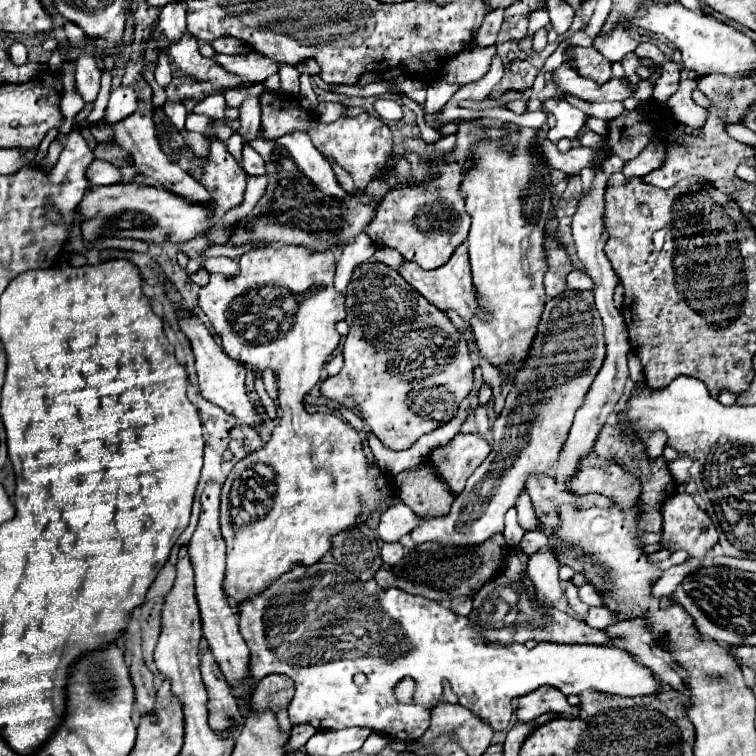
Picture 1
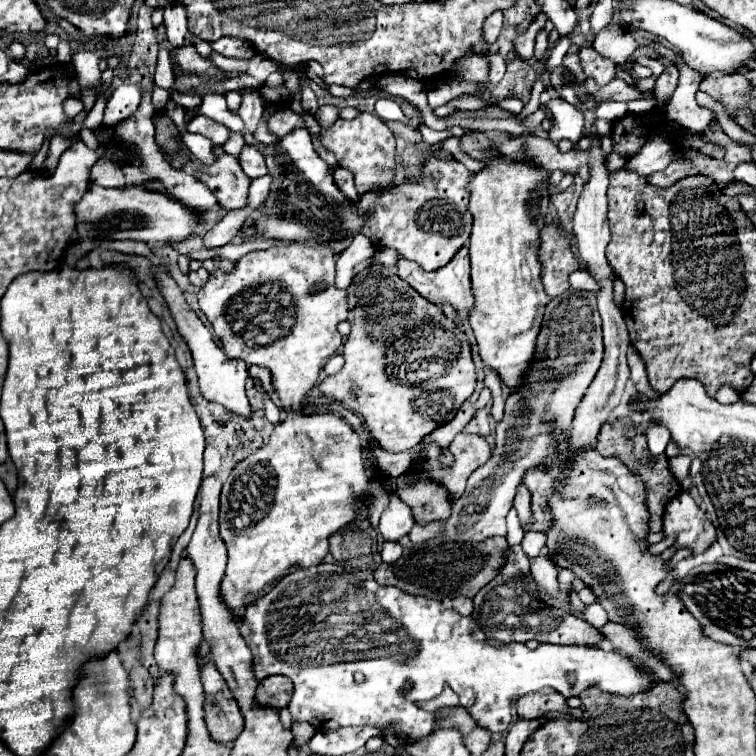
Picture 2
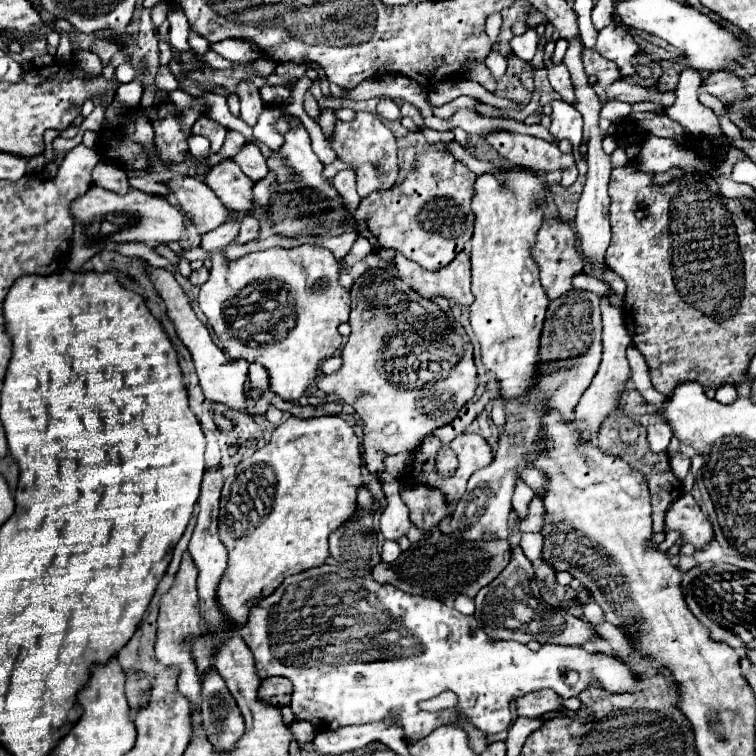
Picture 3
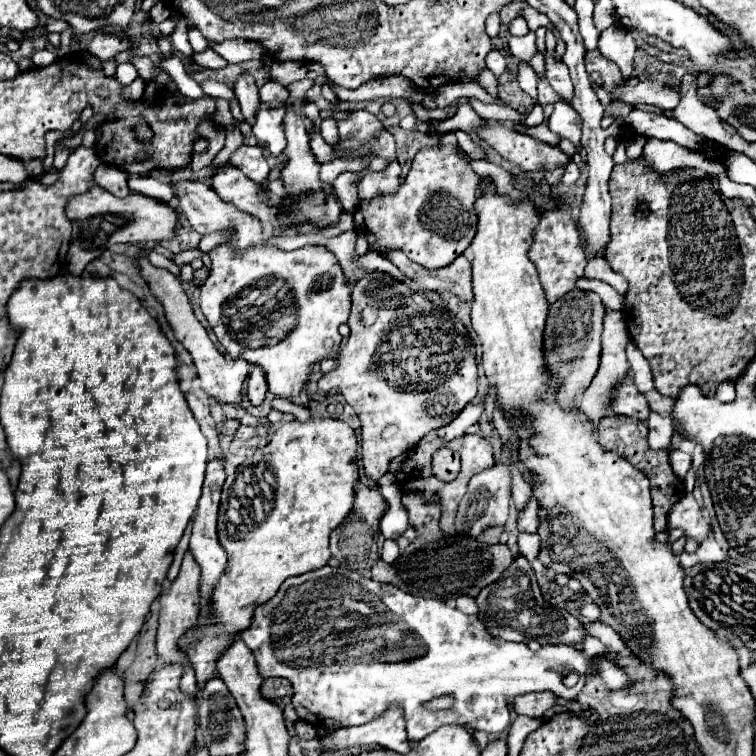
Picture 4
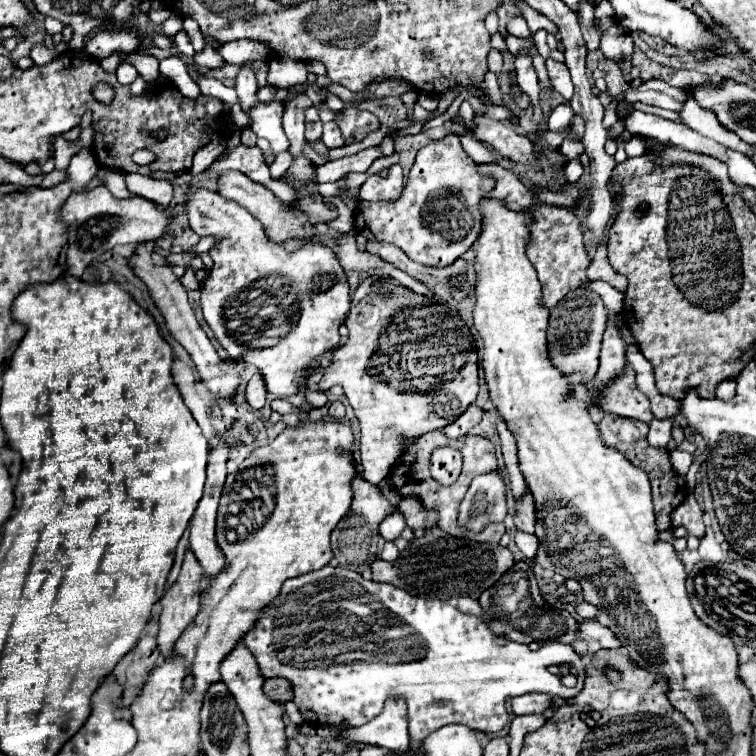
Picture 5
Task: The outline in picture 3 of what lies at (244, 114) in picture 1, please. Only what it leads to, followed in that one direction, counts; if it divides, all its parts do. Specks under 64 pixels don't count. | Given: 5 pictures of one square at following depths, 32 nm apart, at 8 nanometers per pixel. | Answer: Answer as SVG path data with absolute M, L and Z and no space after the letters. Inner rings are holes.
M242 82L236 90L236 94L240 96L240 118L250 126L254 128L256 122L258 122L258 116L262 114L264 110L264 102L258 94L258 88L252 86L252 84L246 84Z

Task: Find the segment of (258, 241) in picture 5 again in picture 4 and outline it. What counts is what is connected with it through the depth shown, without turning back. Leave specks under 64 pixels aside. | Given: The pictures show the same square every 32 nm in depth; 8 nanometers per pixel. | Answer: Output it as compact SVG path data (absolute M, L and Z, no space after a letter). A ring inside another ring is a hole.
M184 180L174 184L174 190L178 194L178 210L188 218L190 226L198 234L210 234L214 230L222 230L228 226L236 230L228 244L208 252L208 256L212 258L212 268L210 268L208 280L200 286L200 308L208 324L212 326L218 342L226 348L226 352L232 358L242 358L246 362L262 366L266 372L268 390L275 396L286 400L296 398L310 382L316 362L324 360L326 356L334 356L338 352L342 342L342 336L338 334L338 326L346 322L350 314L350 290L344 284L344 274L336 256L324 246L302 246L292 252L264 246L260 220L252 214L232 208L230 204L224 204L216 196L216 192L212 192L212 188L208 188L204 182ZM232 248L244 248L248 252L232 254ZM262 330L284 330L288 336L276 342L274 346L248 348L246 344L260 344L264 334Z

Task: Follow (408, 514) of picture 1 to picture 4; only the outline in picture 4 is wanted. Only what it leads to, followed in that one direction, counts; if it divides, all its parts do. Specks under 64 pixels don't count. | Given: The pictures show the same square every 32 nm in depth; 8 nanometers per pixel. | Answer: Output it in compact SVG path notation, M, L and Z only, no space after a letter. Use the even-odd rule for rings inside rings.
M390 472L380 476L378 486L380 486L380 492L382 492L384 500L388 502L388 508L386 508L384 516L380 518L380 532L384 534L384 538L396 540L410 526L408 524L408 512L404 512L406 508L404 508L404 504L400 500L402 492L400 492L400 488L392 486L392 474Z

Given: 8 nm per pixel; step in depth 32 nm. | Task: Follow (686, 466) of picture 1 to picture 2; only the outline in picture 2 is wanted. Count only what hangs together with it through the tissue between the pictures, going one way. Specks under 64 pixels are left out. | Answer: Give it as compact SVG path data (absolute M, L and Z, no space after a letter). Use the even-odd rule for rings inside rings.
M680 454L680 456L676 456L676 458L670 460L670 470L672 470L672 474L674 474L674 478L678 482L682 482L684 478L688 478L690 462L692 462L692 458L686 456L686 454Z

